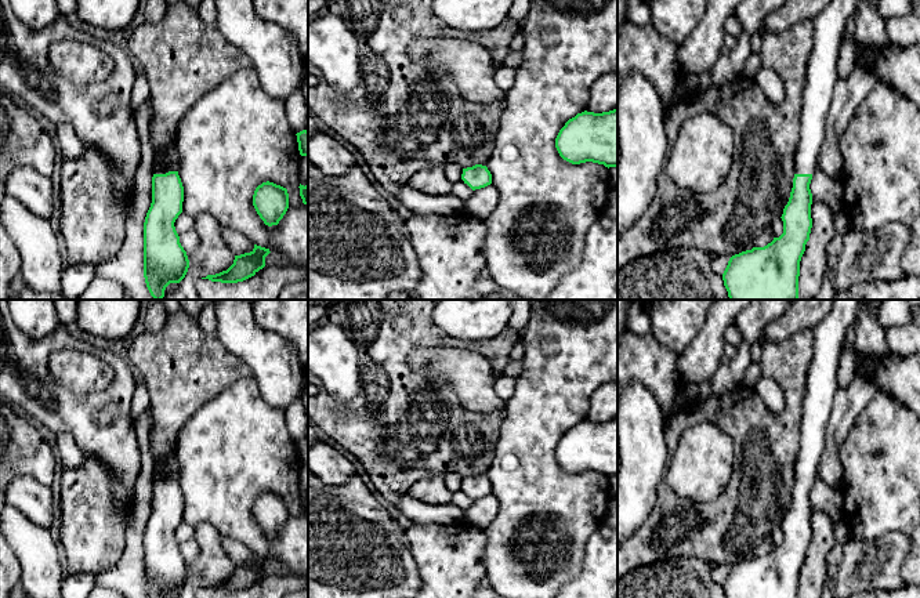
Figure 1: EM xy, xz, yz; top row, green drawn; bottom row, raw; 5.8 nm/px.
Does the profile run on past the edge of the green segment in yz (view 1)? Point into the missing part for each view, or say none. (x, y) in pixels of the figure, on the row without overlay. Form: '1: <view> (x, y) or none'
1: yz (829, 334)

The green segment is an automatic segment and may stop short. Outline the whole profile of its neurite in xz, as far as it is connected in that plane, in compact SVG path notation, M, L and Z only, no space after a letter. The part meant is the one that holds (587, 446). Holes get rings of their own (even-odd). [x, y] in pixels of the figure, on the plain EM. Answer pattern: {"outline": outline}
{"outline": "M617 417L577 423L559 439L555 457L572 474L593 471L608 478L617 476Z"}

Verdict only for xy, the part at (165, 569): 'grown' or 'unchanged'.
grown

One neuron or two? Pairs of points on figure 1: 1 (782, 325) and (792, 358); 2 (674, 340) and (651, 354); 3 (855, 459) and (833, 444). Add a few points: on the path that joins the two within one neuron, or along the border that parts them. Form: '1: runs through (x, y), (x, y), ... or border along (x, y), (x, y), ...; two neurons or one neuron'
1: border along (811, 328), (763, 347); two neurons
2: border along (652, 332), (663, 345), (677, 354); two neurons
3: border along (855, 420), (840, 449), (840, 482); two neurons

